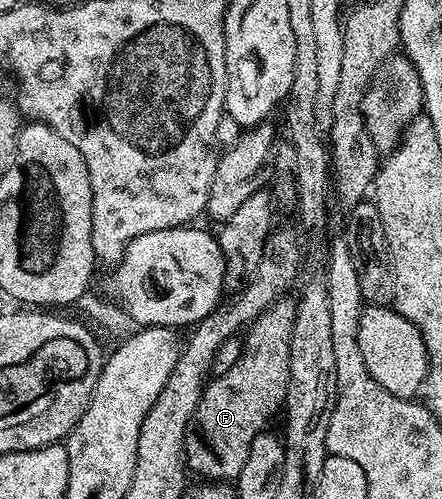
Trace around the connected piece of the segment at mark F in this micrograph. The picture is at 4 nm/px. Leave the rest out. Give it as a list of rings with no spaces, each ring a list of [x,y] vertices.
[[[291,299],[273,302],[257,320],[251,322],[237,363],[229,367],[229,371],[208,380],[195,408],[194,432],[187,438],[187,467],[192,474],[200,473],[203,476],[200,478],[211,483],[234,482],[241,475],[241,467],[245,467],[245,459],[249,459],[253,439],[270,426],[267,424],[274,419],[275,412],[278,414],[284,408],[290,377],[290,336],[293,335],[295,307],[296,302]]]

